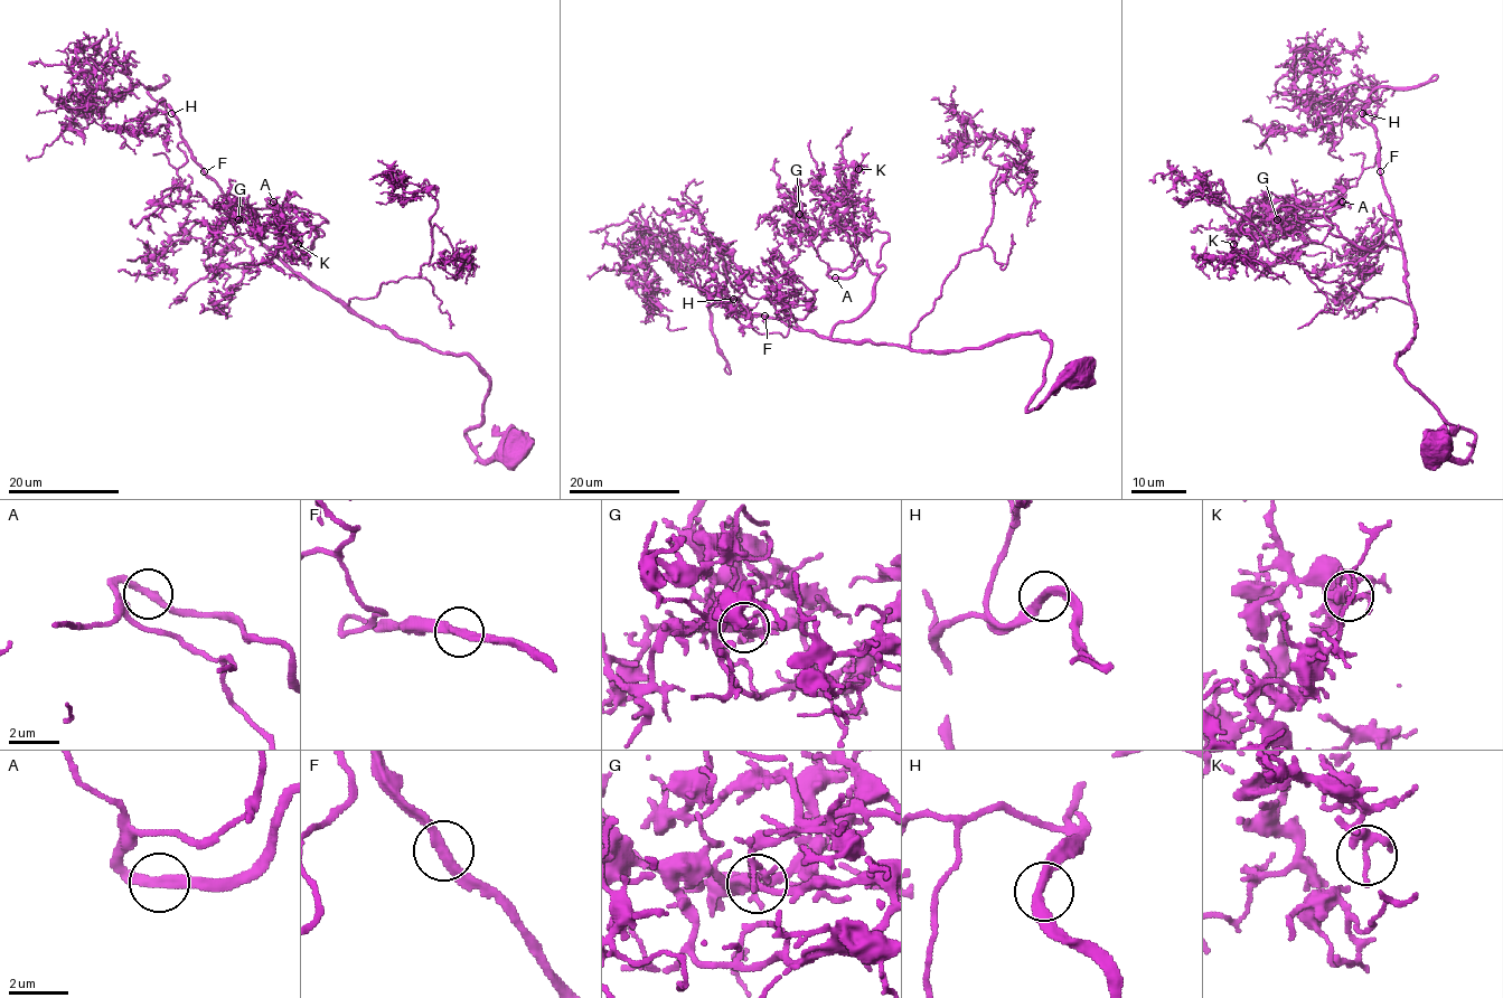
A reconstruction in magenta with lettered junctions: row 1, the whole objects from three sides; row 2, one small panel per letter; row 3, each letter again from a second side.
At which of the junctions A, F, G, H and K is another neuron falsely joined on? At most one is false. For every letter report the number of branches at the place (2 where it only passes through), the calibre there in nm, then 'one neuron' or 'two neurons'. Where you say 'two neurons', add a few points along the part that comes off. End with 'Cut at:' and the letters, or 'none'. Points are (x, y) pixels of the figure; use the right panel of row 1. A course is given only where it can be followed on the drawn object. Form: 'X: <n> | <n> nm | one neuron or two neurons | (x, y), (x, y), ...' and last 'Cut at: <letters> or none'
A: 2 | 300 nm | one neuron
F: 2 | 320 nm | one neuron
G: 2 | 240 nm | one neuron
H: 2 | 320 nm | one neuron
K: 2 | 280 nm | one neuron
Cut at: none

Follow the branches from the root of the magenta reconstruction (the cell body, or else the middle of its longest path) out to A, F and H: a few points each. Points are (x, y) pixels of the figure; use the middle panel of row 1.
A: (1081, 372), (1027, 411), (1050, 351), (1037, 331), (945, 351), (835, 341), (879, 276), (861, 261), (835, 278)
F: (1081, 372), (1027, 411), (1050, 351), (1037, 331), (1003, 336), (978, 348), (910, 351), (833, 341), (764, 317)
H: (1081, 372), (1027, 411), (1050, 351), (1037, 331), (978, 348), (910, 351), (823, 338), (747, 314), (733, 298)

